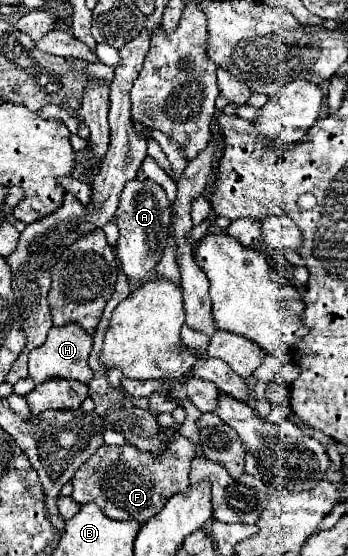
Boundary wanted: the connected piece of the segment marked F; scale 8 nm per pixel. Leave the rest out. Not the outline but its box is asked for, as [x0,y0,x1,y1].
[72,436,196,524]

